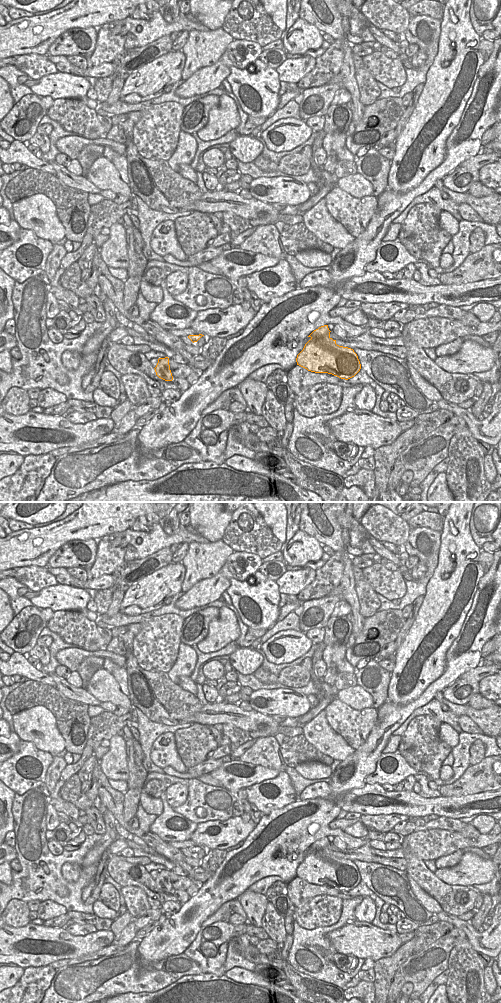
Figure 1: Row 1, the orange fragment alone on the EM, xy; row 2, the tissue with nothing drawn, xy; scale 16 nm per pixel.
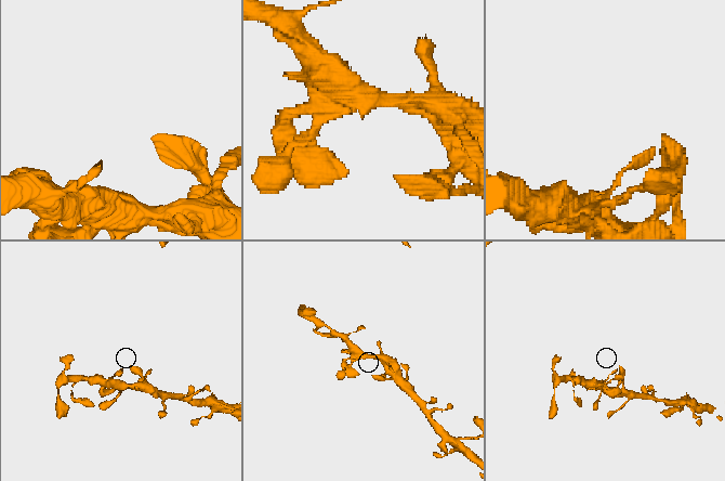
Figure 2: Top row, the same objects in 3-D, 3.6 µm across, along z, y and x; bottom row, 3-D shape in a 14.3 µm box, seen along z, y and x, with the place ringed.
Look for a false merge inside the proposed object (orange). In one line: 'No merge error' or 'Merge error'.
No merge error.

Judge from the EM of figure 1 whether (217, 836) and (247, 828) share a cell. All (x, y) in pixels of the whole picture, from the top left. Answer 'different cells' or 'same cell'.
same cell

